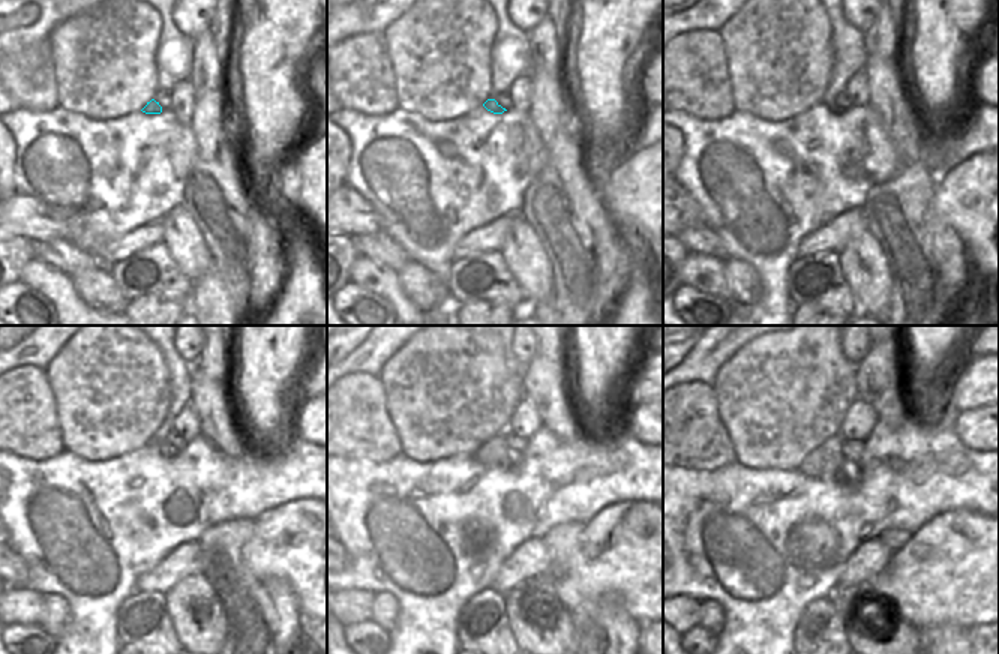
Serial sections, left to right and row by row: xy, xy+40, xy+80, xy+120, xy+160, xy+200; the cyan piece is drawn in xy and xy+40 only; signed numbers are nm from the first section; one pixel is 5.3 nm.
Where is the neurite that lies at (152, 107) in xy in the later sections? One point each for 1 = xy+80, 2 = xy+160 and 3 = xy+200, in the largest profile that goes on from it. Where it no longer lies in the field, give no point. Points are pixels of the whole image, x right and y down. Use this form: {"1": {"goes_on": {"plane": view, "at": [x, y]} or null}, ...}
{"1": {"goes_on": {"plane": "xy+80", "at": [831, 107]}}, "2": {"goes_on": {"plane": "xy+160", "at": [515, 458]}}, "3": {"goes_on": {"plane": "xy+200", "at": [848, 476]}}}

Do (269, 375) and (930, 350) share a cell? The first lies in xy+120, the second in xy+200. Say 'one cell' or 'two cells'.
one cell

